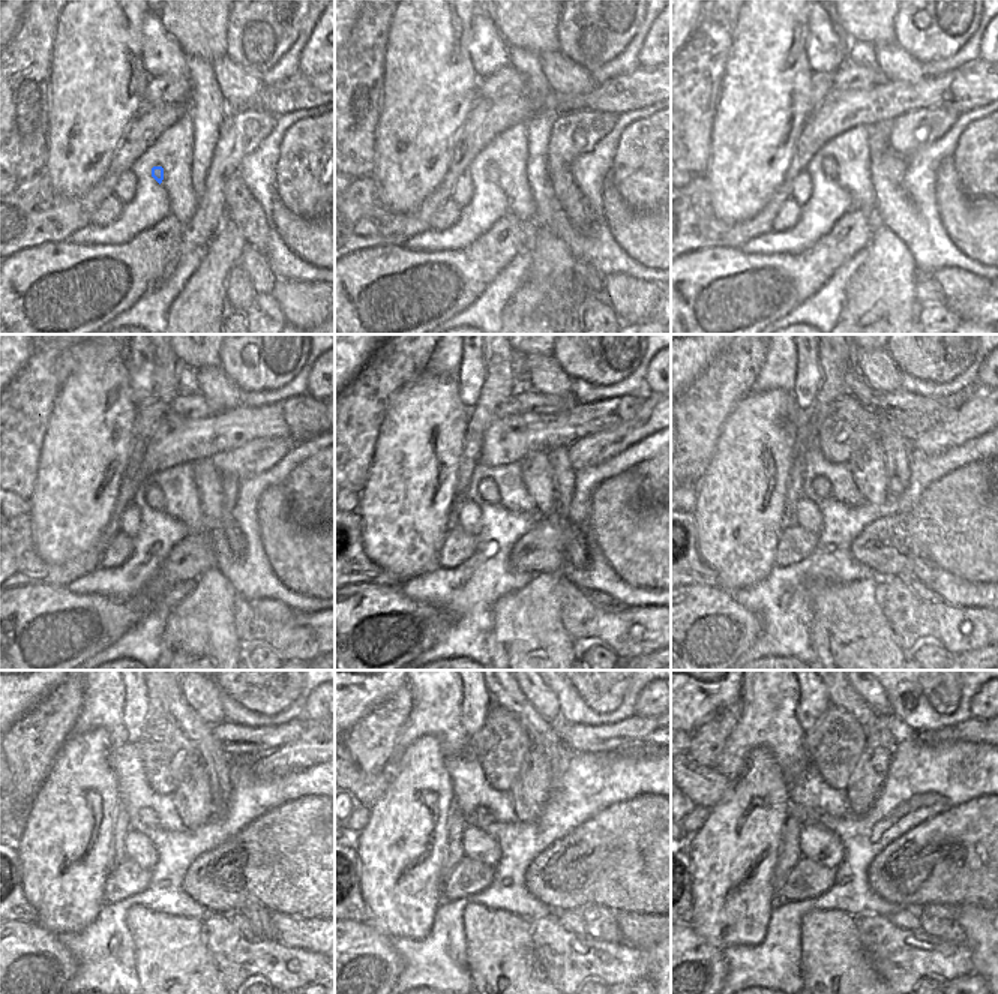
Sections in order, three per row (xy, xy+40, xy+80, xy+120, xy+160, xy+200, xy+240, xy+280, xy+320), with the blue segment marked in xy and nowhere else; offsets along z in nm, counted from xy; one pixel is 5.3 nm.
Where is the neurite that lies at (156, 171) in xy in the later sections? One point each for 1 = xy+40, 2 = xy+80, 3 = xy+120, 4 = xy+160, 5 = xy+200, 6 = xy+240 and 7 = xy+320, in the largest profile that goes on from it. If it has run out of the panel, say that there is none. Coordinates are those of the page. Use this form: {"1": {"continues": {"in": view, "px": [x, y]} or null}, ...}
{"1": {"continues": {"in": "xy+40", "px": [492, 173]}}, "2": {"continues": {"in": "xy+80", "px": [827, 165]}}, "3": {"continues": {"in": "xy+120", "px": [153, 496]}}, "4": {"continues": {"in": "xy+160", "px": [488, 492]}}, "5": {"continues": {"in": "xy+200", "px": [821, 488]}}, "6": {"continues": {"in": "xy+240", "px": [147, 817]}}, "7": {"continues": {"in": "xy+320", "px": [805, 816]}}}

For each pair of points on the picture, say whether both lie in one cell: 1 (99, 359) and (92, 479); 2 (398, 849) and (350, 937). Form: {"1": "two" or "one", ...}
{"1": "one", "2": "two"}

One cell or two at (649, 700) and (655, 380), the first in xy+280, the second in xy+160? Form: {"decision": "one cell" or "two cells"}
{"decision": "one cell"}

